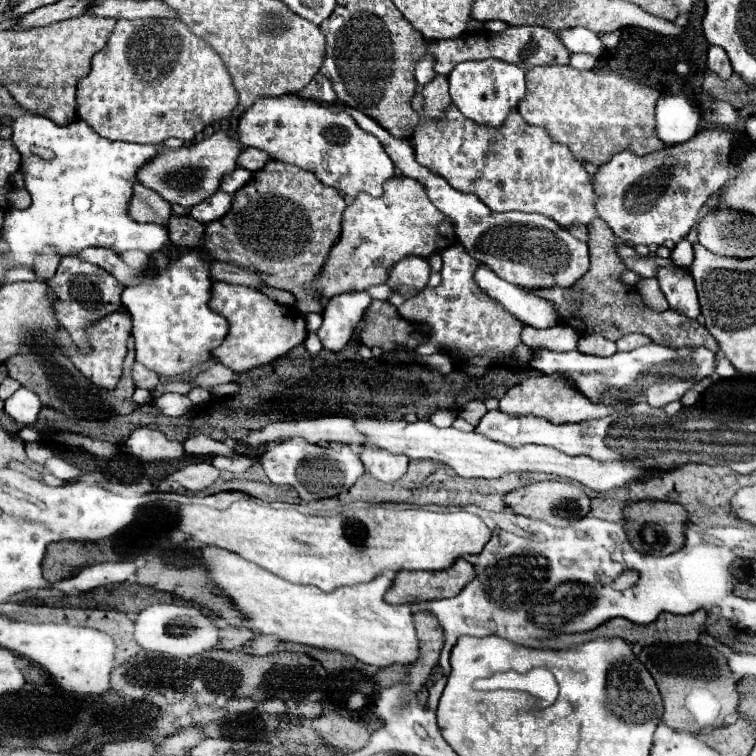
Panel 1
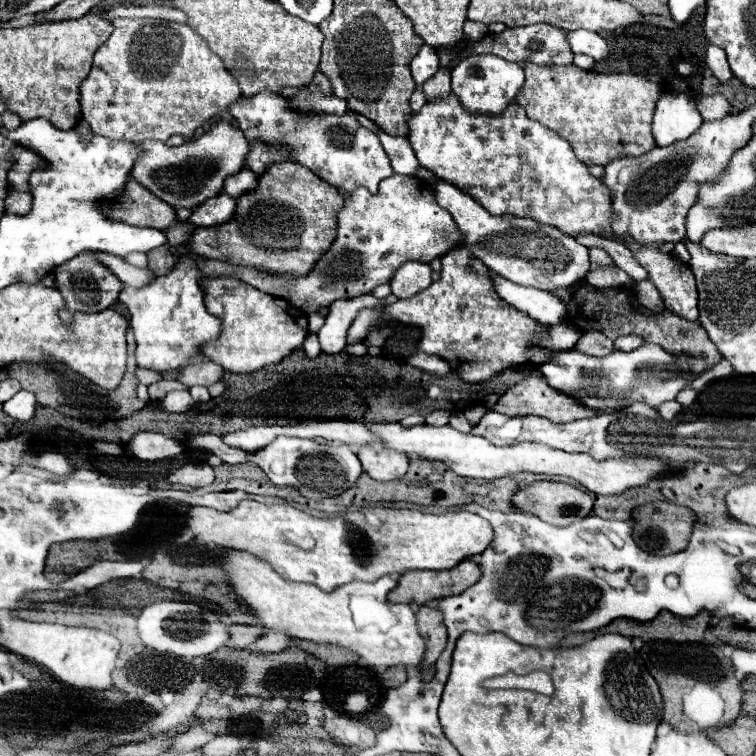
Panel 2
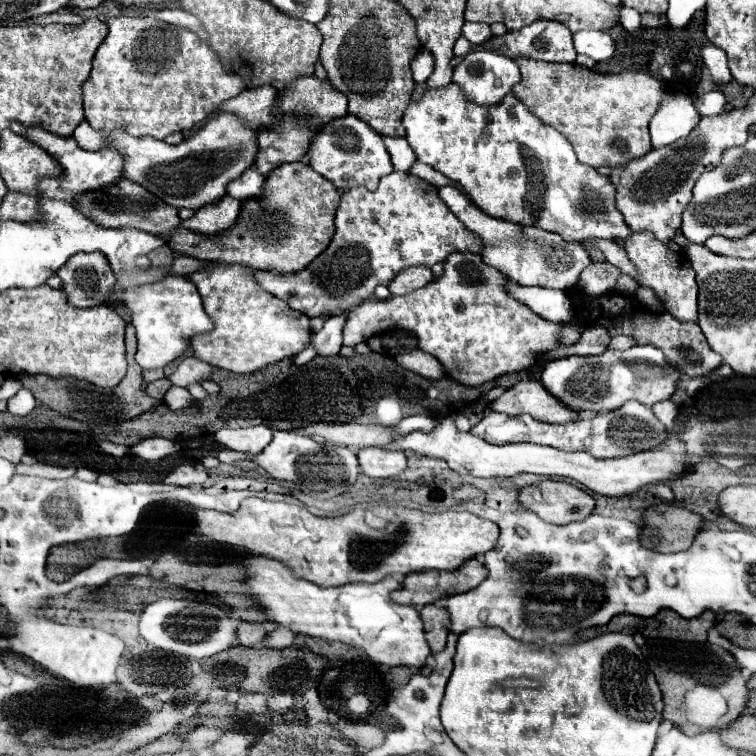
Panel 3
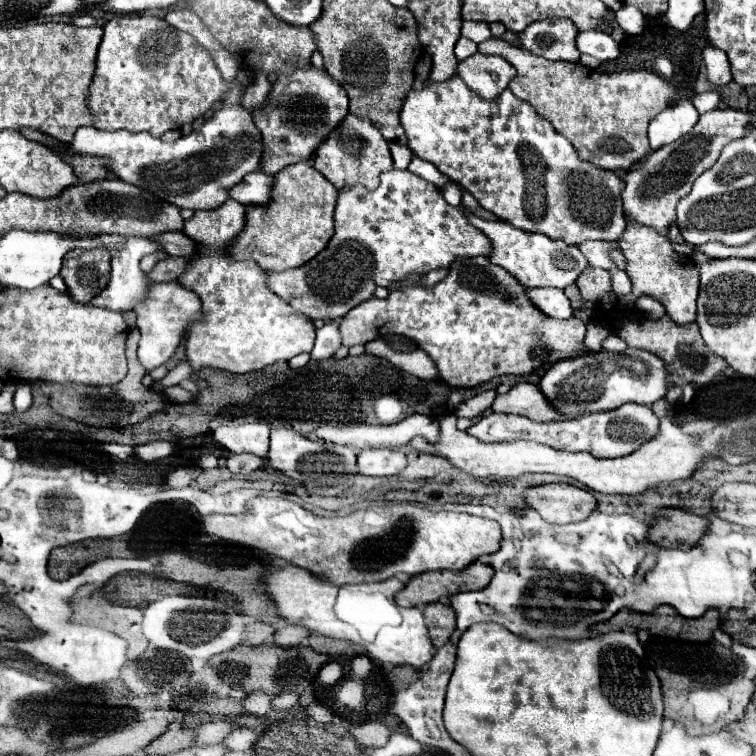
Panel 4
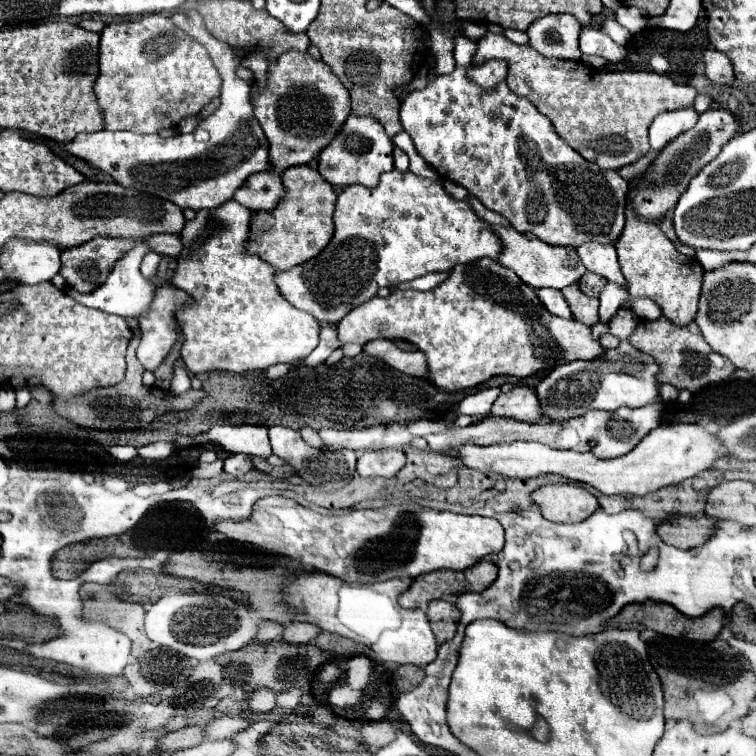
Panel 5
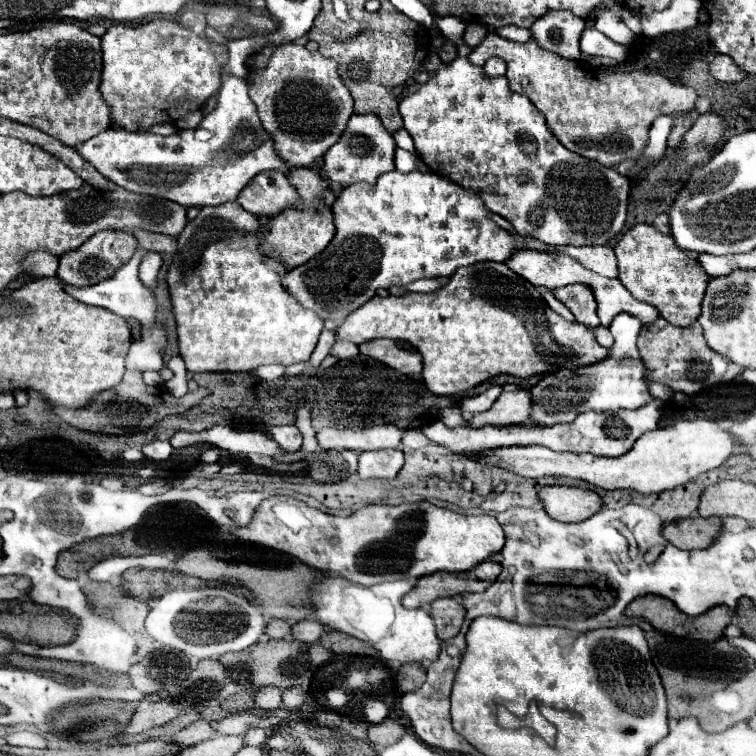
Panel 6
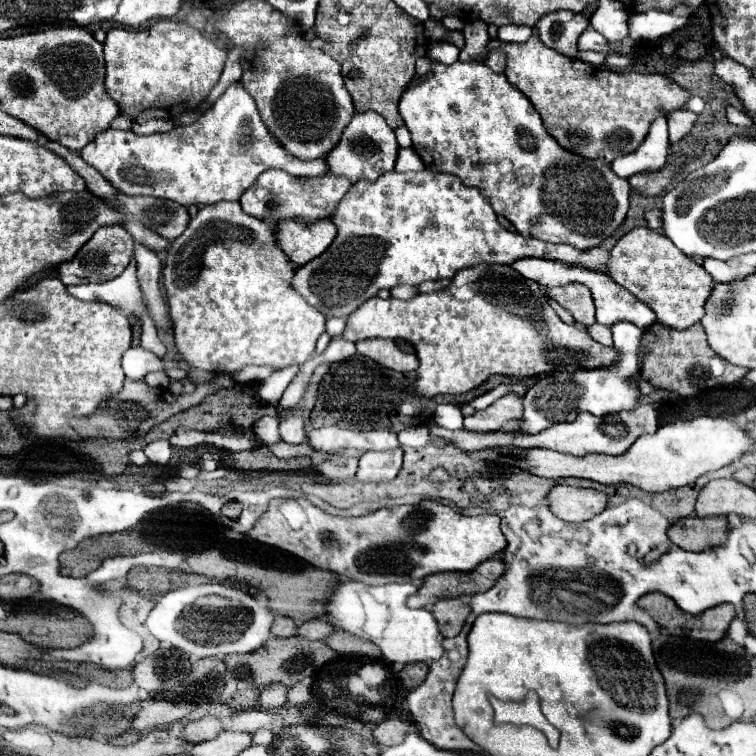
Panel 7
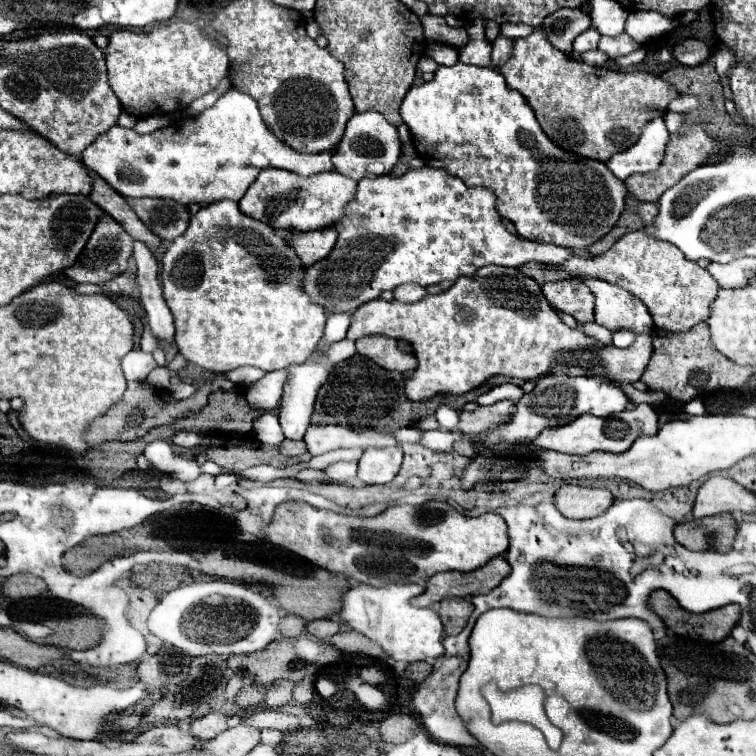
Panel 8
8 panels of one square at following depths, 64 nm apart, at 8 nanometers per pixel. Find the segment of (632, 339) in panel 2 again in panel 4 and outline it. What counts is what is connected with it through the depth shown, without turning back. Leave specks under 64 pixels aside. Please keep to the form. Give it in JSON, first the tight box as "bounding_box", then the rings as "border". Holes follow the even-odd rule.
{"bounding_box":[602,334,626,352],"border":[[[610,334],[610,336],[604,340],[602,348],[604,348],[604,350],[612,350],[612,352],[622,352],[622,350],[626,348],[626,342],[624,342],[618,334]]]}

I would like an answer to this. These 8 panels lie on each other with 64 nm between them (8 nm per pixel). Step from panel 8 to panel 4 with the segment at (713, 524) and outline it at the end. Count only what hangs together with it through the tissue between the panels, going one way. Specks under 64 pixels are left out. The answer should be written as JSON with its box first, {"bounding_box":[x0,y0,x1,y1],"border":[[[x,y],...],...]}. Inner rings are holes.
{"bounding_box":[648,508,710,548],"border":[[[662,508],[650,526],[648,540],[664,548],[692,548],[708,532],[710,520],[678,508]]]}

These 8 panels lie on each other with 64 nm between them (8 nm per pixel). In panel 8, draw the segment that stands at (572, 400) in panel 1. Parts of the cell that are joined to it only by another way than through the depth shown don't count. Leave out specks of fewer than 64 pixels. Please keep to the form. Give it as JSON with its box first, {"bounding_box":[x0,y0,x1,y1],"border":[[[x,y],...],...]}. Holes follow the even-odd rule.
{"bounding_box":[458,400,514,434],"border":[[[502,400],[492,406],[478,406],[474,412],[460,412],[458,430],[464,434],[486,434],[506,422],[514,412],[514,402]]]}

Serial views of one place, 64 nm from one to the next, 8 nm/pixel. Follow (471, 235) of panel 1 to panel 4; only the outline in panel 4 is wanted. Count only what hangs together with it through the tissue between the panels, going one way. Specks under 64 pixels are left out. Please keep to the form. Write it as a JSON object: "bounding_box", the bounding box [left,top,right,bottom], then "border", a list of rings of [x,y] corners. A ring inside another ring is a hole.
{"bounding_box":[390,142,586,288],"border":[[[390,142],[390,152],[392,152],[392,158],[394,158],[394,168],[398,168],[398,170],[408,168],[408,164],[412,160],[410,148],[400,146],[398,142]],[[448,182],[446,186],[442,186],[442,194],[444,194],[444,198],[446,198],[446,202],[448,202],[448,204],[452,204],[452,206],[462,206],[458,184]],[[468,212],[468,218],[478,230],[482,230],[492,240],[492,254],[490,254],[492,264],[506,268],[526,288],[536,288],[536,286],[566,288],[574,284],[576,278],[586,268],[586,258],[582,256],[582,252],[576,246],[564,244],[562,240],[550,240],[548,236],[536,232],[524,232],[508,222],[486,222],[474,216],[472,212]]]}

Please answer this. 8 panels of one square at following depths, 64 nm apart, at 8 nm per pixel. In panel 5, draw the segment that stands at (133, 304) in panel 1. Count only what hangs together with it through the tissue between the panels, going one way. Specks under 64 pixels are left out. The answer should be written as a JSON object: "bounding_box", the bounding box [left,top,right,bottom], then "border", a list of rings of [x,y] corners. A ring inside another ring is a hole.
{"bounding_box":[136,284,190,370],"border":[[[164,284],[156,288],[156,296],[152,308],[146,316],[140,318],[140,332],[142,340],[138,344],[136,356],[144,370],[156,370],[162,360],[168,356],[170,348],[176,342],[176,310],[180,304],[186,304],[190,296],[182,290]]]}

